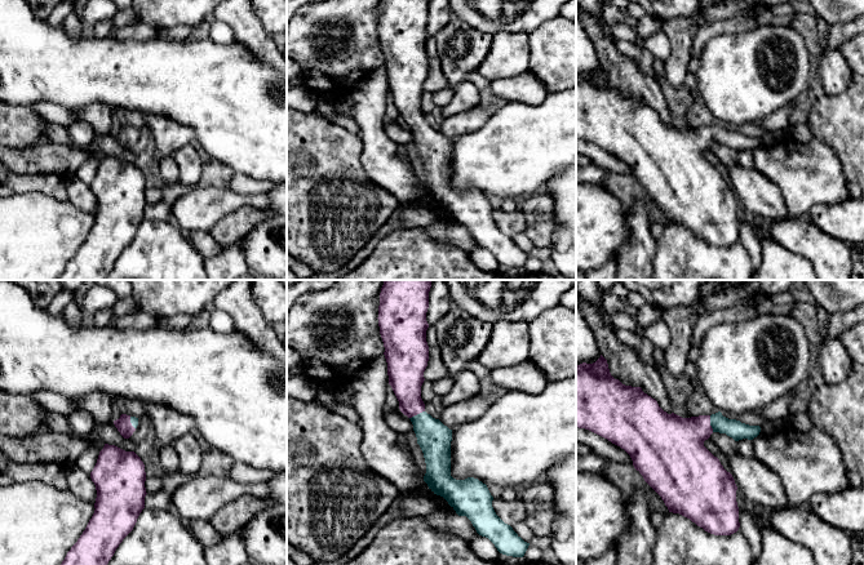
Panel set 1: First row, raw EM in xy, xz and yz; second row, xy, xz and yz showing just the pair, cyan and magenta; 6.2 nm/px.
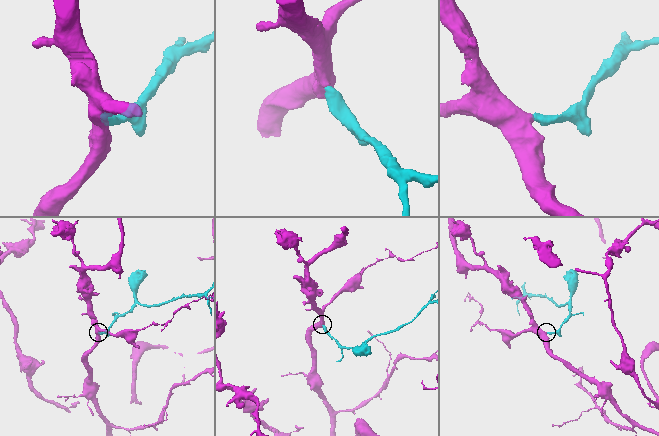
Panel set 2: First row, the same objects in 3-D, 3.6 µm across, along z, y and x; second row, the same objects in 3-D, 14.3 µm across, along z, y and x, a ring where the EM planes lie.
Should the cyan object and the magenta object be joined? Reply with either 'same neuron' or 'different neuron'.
same neuron

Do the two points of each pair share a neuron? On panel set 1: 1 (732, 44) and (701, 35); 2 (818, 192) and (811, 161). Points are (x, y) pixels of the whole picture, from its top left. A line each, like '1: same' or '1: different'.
1: different
2: same

